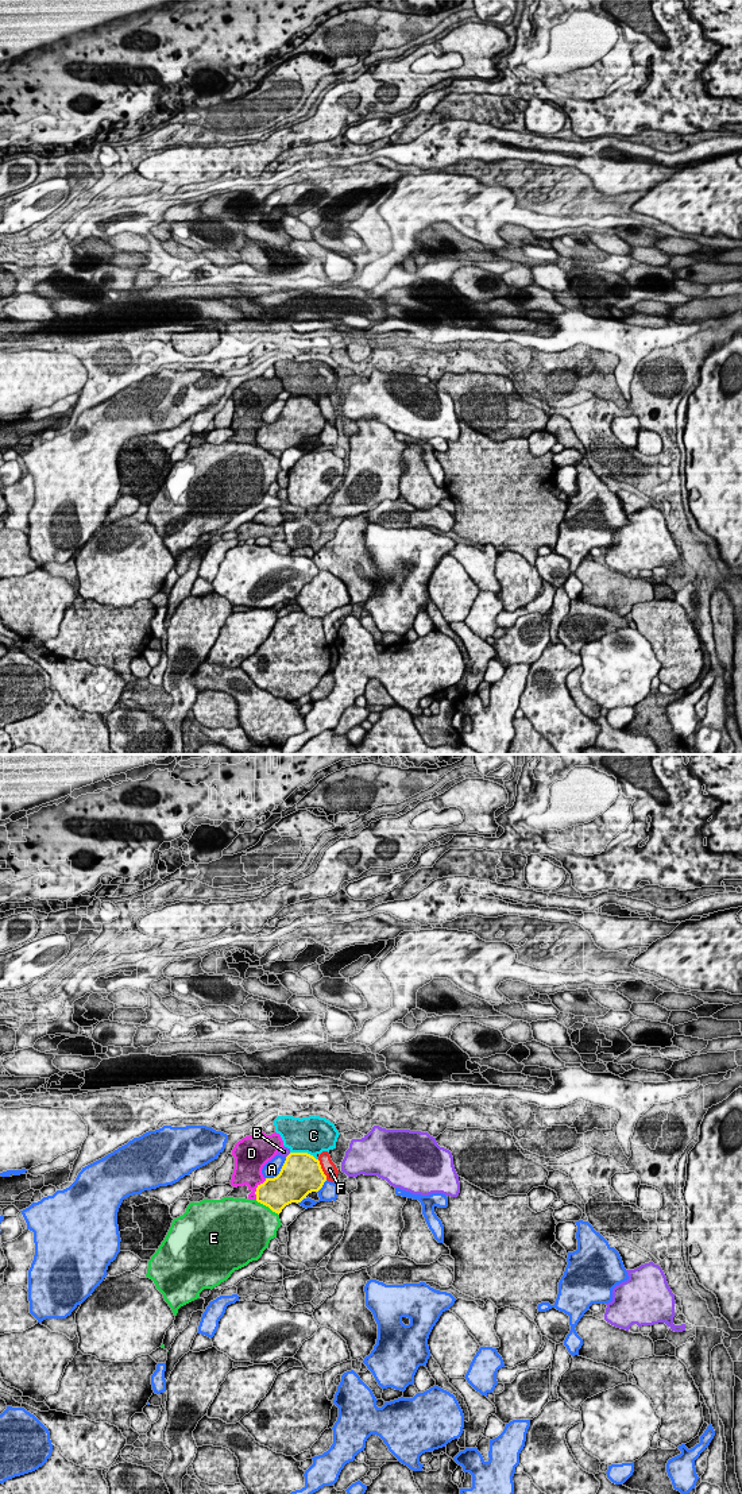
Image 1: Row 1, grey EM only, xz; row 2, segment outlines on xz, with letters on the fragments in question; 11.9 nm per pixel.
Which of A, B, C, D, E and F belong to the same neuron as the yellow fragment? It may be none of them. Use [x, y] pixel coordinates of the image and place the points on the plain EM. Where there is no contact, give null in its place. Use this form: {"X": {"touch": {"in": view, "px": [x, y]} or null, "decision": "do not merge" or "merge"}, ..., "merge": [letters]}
{"A": {"touch": {"in": "xz", "px": [279, 416]}, "decision": "do not merge"}, "B": {"touch": {"in": "xz", "px": [288, 400]}, "decision": "do not merge"}, "C": {"touch": {"in": "xz", "px": [304, 397]}, "decision": "do not merge"}, "D": {"touch": {"in": "xz", "px": [257, 433]}, "decision": "do not merge"}, "E": {"touch": {"in": "xz", "px": [267, 450]}, "decision": "do not merge"}, "F": {"touch": {"in": "xz", "px": [321, 413]}, "decision": "do not merge"}, "merge": []}

